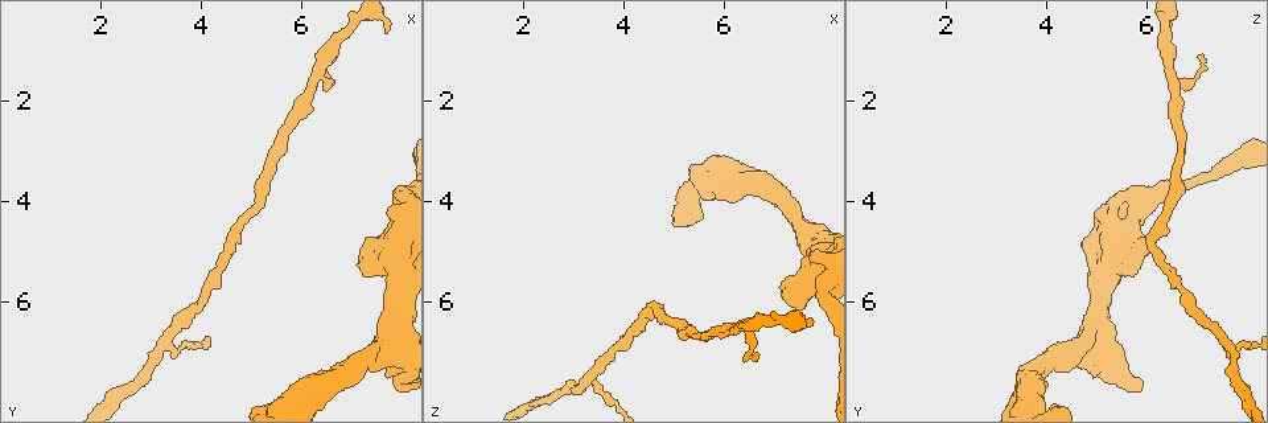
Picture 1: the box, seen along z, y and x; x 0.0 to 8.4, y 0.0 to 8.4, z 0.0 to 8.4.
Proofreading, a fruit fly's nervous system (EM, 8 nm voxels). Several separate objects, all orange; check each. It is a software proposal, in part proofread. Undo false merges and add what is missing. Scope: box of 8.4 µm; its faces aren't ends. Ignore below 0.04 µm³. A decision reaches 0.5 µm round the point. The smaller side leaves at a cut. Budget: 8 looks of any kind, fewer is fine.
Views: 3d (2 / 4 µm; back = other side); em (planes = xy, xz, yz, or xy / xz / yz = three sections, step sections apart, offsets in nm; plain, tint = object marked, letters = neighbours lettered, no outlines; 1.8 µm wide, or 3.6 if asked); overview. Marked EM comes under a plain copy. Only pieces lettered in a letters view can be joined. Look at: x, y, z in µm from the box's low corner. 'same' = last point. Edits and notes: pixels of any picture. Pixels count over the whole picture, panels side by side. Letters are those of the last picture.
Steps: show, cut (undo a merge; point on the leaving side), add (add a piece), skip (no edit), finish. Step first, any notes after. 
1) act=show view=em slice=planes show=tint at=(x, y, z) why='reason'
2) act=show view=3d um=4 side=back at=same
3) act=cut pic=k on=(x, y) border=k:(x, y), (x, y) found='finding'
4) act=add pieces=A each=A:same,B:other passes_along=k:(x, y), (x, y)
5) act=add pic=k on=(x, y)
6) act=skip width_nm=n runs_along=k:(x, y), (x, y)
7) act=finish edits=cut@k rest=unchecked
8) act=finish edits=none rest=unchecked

act=show view=3d um=4 at=(7.70, 0.70, 6.40) why='tapers out'

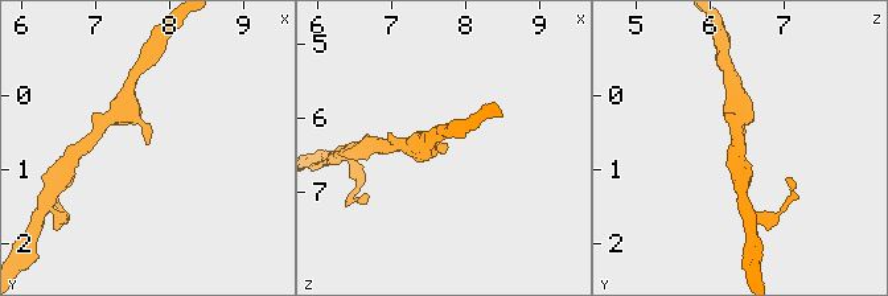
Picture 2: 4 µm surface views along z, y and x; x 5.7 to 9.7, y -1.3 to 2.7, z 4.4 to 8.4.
act=show view=em um=3.6 slice=xz step=16 show=letters at=(7.65, 0.65, 6.40)

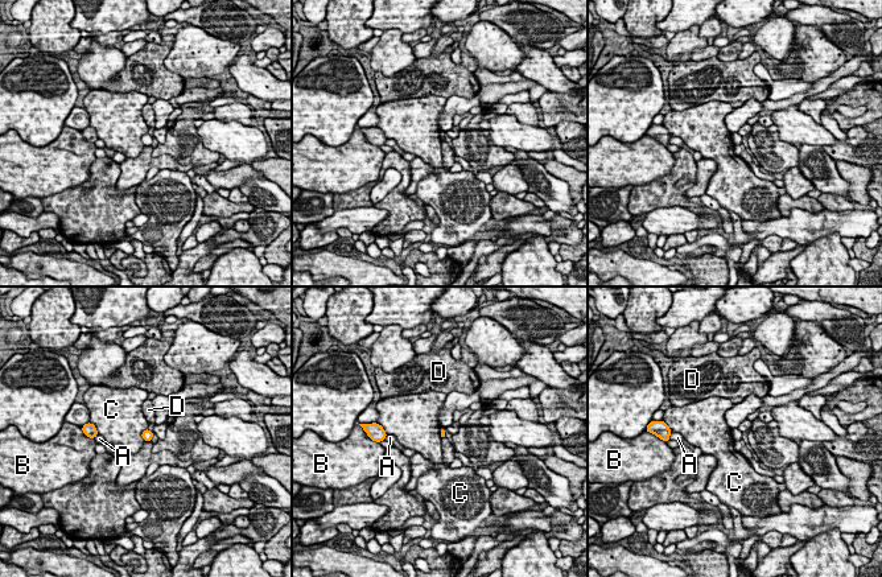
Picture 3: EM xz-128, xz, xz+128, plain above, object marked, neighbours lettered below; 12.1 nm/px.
act=skip longest_contact=C:170nm each=A:other,B:other,C:other,D:other border=3:(147, 428), (141, 433), (143, 440) found='no lettered piece goes on from it'

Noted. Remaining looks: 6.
act=show view=em slice=planes show=tint at=(3.35, 6.85, 7.60) why='arms part here'

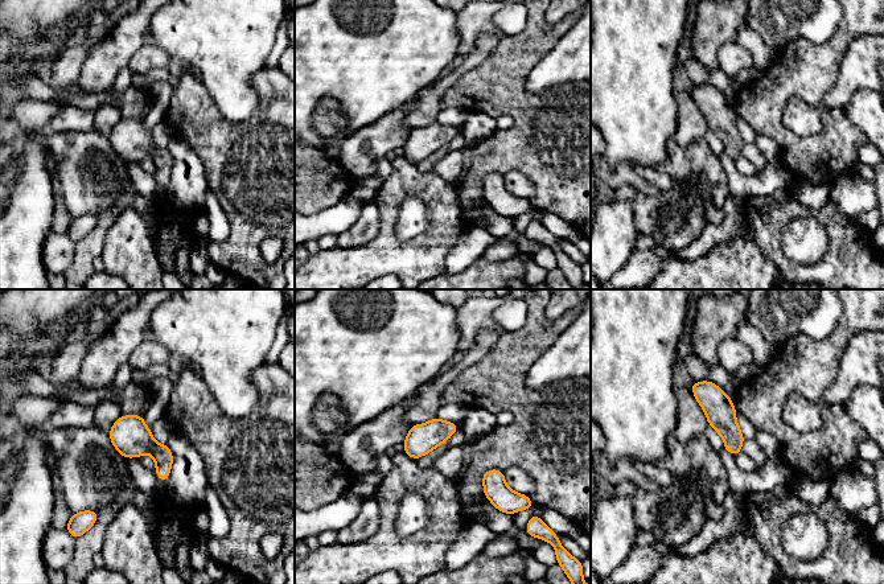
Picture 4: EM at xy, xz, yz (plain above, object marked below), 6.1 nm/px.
act=show view=em slice=planes show=letters at=same why='what lies round it'

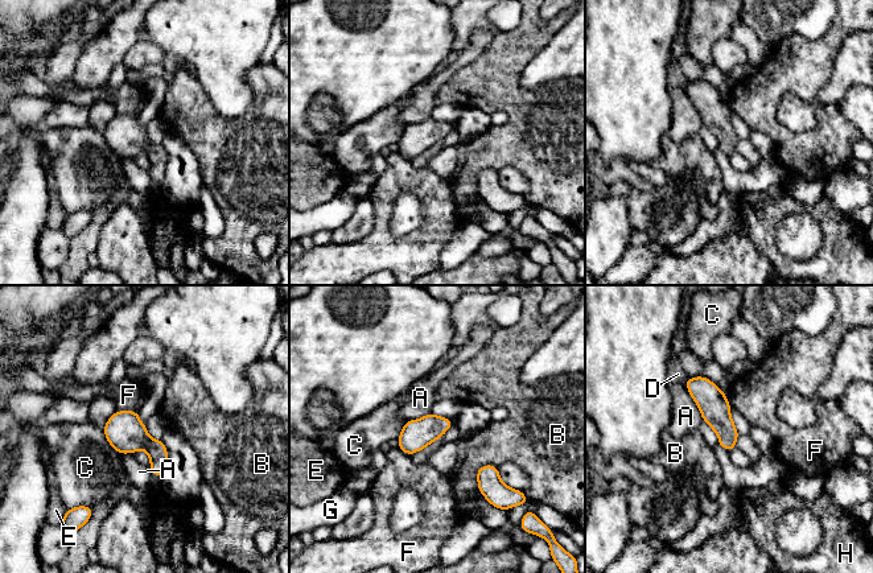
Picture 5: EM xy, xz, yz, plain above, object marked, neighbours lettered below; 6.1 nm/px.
act=skip each=A:other,B:other,C:other,D:other,E:other,F:other,G:other,H:other border=5:(684, 383), (704, 420) found='all the same neuron'

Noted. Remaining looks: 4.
act=show view=em slice=yz step=16 show=tint at=(5.90, 7.90, 3.60) why='thin neck'

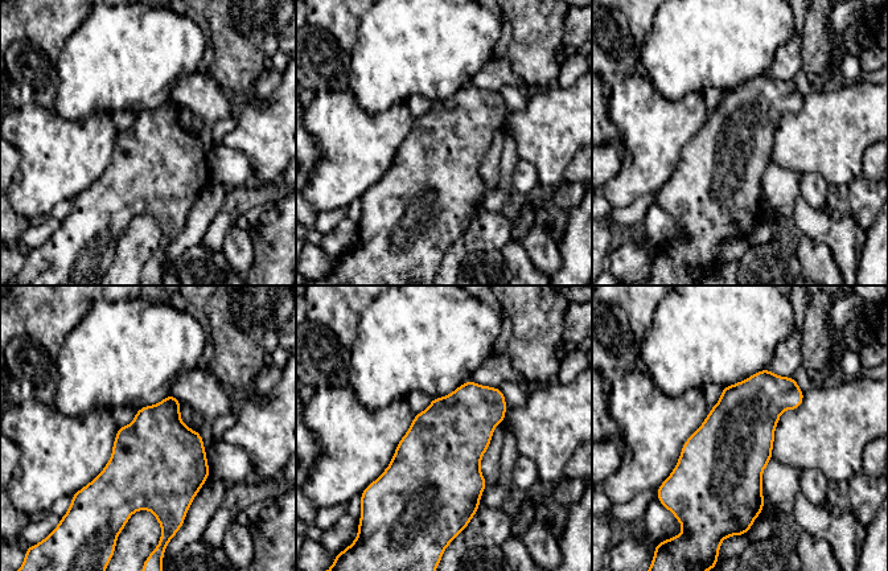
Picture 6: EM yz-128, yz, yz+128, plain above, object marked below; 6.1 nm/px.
act=show view=em slice=planes show=letters at=same

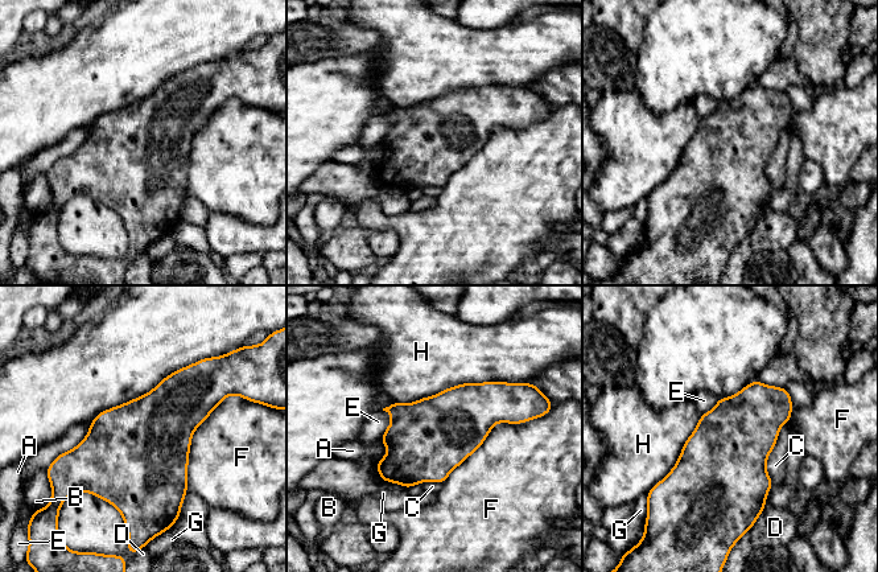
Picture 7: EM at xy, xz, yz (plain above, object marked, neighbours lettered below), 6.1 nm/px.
act=skip width_nm=480 longest_contact=H:750nm each=A:other,B:other,C:other,D:other,E:other,F:other,G:other,H:other found='continuous, no second neuron'

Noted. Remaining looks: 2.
act=finish edits=none rest=unchecked

